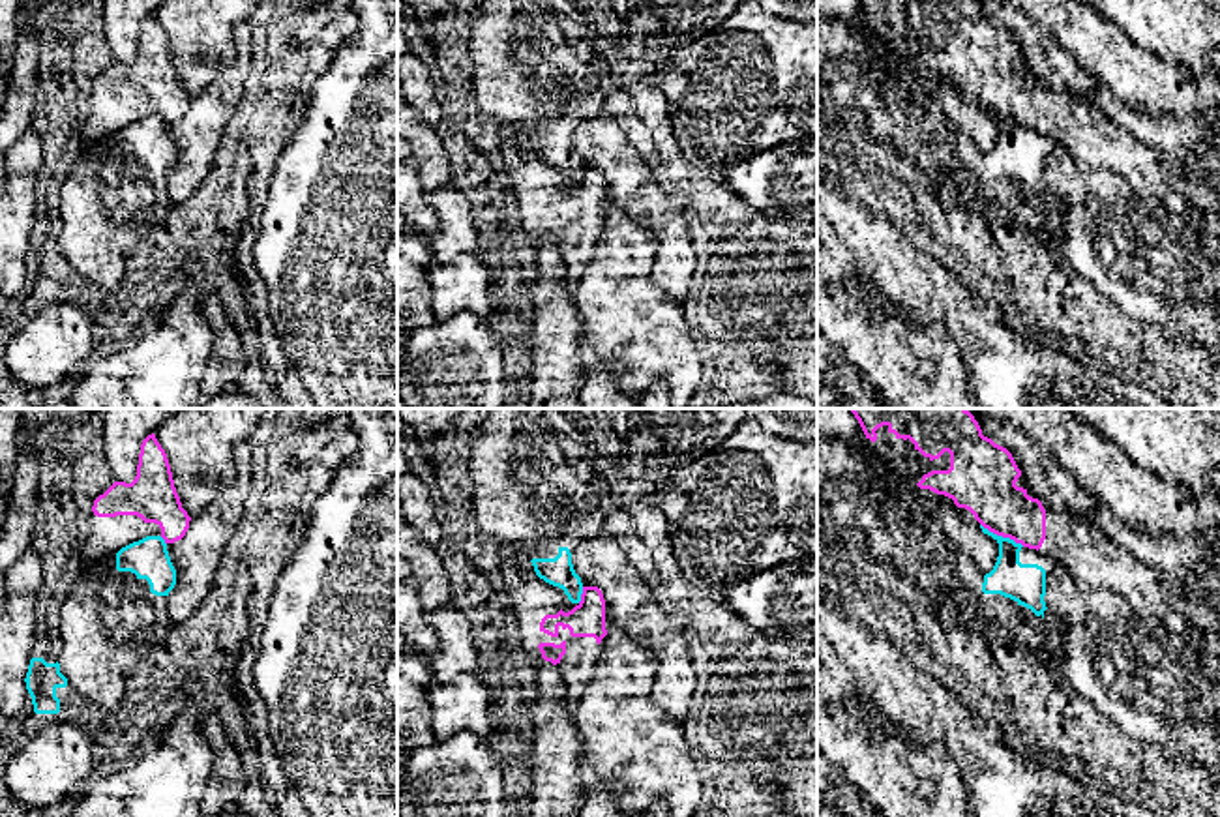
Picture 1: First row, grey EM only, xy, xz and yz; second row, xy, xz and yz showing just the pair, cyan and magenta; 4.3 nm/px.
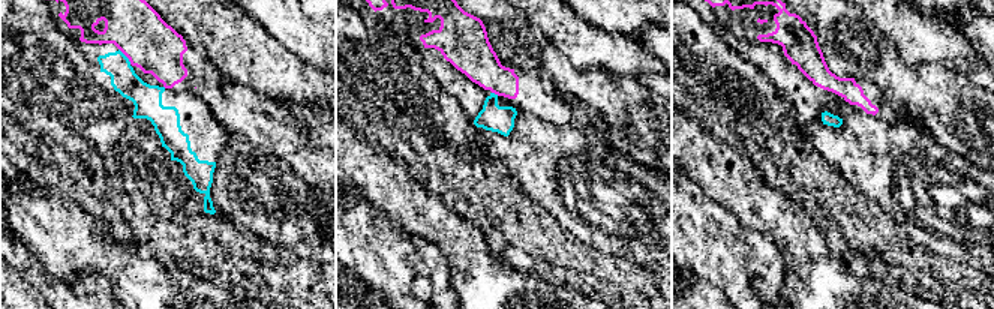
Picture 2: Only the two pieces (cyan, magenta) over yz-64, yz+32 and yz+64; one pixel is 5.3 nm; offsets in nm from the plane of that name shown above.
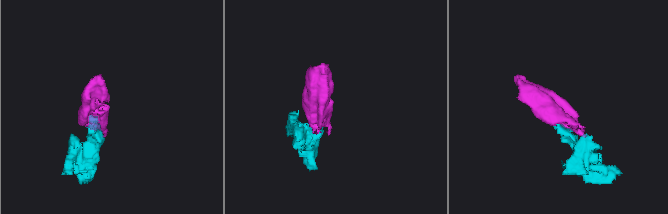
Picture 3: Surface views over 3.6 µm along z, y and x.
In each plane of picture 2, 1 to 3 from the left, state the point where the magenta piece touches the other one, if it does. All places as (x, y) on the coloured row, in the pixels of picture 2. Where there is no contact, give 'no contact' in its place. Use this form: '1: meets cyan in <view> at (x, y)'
1: meets cyan in yz-64 at (125, 56)
2: meets cyan in yz+32 at (494, 93)
3: no contact

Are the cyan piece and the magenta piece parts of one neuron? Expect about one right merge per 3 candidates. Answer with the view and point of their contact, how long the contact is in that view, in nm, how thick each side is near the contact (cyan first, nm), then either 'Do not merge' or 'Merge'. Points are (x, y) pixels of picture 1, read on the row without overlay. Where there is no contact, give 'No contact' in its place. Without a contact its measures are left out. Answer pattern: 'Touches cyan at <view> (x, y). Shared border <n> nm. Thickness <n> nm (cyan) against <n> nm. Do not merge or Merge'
Touches cyan at yz (1001, 117). Shared border 220 nm. Thickness 180 nm (cyan) against 280 nm. Do not merge

